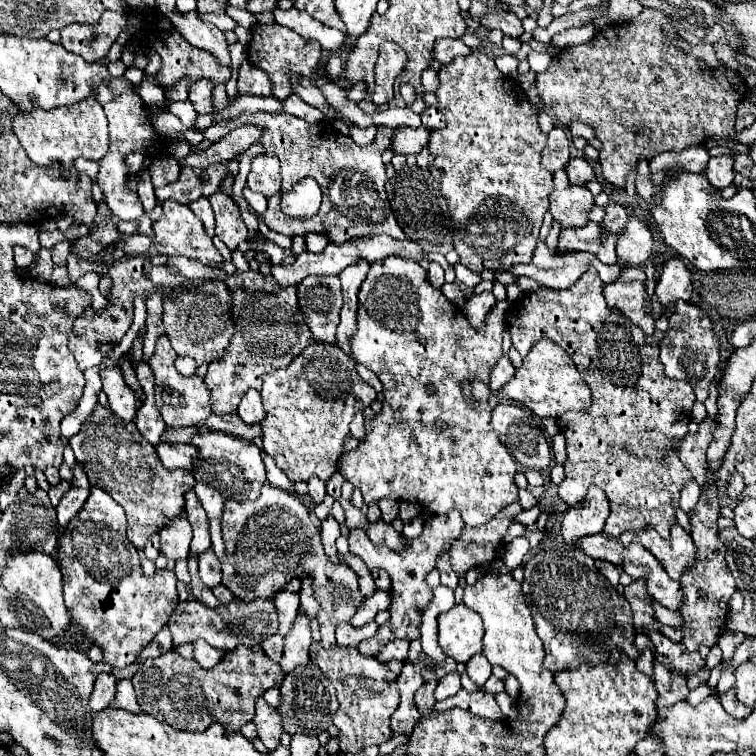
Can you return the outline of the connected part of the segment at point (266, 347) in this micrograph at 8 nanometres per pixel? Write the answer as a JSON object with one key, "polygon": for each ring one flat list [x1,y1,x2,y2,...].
{"polygon":[[233,272,227,274,221,280,229,294,231,294,231,320,235,322,235,334,231,336,231,346,227,346,225,354,217,358,215,362,209,364,209,372,205,376,205,382,209,384,211,390,211,404,213,404,213,414,235,414,237,406,247,390,261,390,263,376,279,370,283,366,289,366,293,358,297,358,303,348,319,342,311,334,303,312,299,310,297,302,297,286,279,286,273,276,263,276,261,272]]}

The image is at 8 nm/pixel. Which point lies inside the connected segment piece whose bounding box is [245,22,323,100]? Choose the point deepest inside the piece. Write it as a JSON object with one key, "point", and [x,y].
{"point":[280,52]}

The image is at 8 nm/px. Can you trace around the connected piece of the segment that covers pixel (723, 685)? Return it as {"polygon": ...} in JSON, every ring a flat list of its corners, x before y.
{"polygon":[[727,668,727,670,723,670,723,676,721,676,721,680,717,682,717,690,719,690,719,694,723,694,723,692,727,692,733,684,735,684,735,668]]}

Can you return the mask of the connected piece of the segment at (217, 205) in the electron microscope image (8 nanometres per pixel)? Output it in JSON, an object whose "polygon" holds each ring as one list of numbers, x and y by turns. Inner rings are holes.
{"polygon":[[211,194,209,202,215,212,215,234,229,246,229,250,237,250,241,240,247,240,247,228,243,224,241,212,233,198,227,198,225,194]]}

